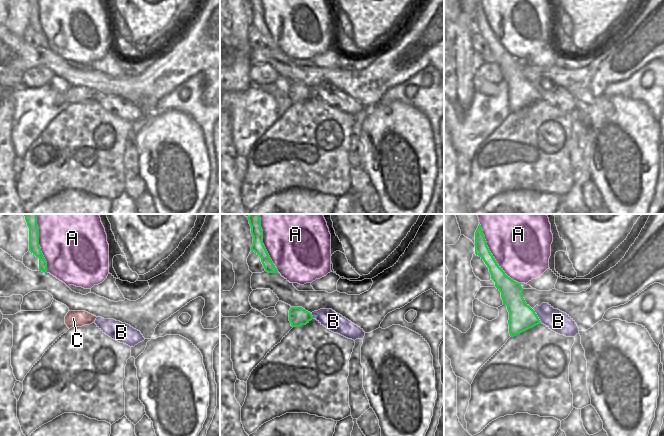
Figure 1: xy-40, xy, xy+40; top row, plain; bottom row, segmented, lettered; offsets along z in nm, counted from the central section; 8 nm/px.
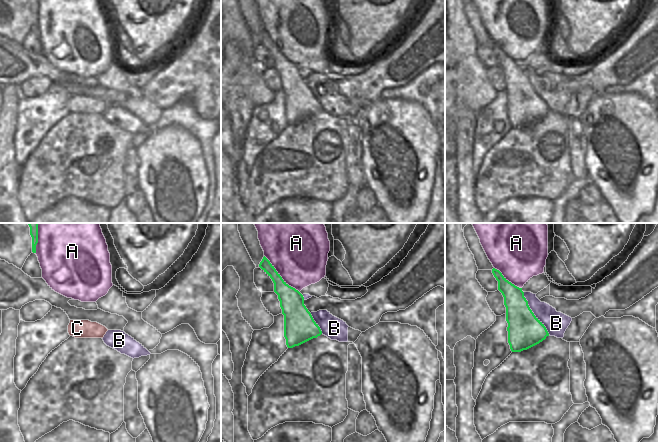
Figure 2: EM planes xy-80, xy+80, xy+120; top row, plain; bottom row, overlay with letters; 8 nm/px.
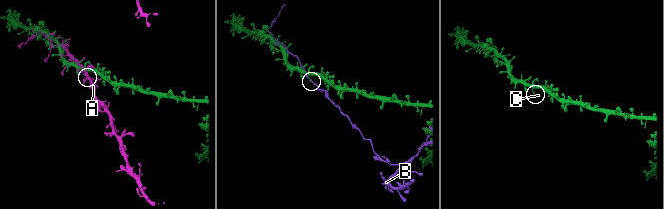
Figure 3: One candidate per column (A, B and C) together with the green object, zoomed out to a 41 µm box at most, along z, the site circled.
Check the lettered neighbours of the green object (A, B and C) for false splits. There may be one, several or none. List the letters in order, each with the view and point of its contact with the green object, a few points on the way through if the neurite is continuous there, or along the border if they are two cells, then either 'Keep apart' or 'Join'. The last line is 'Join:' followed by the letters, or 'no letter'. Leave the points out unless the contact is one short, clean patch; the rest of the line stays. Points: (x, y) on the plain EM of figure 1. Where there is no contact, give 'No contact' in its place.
A: Touches green at xy+40 (492, 32). Keep apart
B: Touches green at xy+40 (537, 92). Keep apart
C: No contact. Keep apart
Join: no letter

